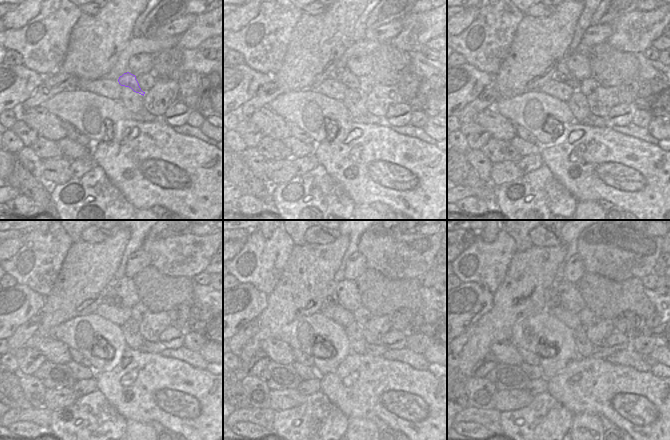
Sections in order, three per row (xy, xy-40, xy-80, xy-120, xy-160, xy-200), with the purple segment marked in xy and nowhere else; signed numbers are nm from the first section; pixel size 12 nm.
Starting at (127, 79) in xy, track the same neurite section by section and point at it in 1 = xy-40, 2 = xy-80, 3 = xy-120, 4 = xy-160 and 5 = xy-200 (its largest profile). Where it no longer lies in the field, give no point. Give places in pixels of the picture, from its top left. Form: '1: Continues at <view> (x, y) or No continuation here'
1: Continues at xy-40 (347, 78)
2: Continues at xy-80 (562, 73)
3: Continues at xy-120 (110, 296)
4: Continues at xy-160 (331, 299)
5: Continues at xy-200 (551, 296).

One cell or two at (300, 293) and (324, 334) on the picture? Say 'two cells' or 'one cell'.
two cells

